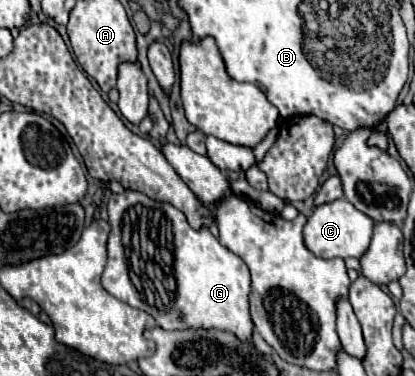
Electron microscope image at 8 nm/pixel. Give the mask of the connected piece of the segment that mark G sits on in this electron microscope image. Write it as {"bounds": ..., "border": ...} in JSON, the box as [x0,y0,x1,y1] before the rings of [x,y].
{"bounds":[102,191,254,343],"border":[[[124,191],[120,195],[112,195],[108,201],[108,221],[110,221],[110,237],[108,237],[108,265],[102,275],[102,285],[108,293],[118,297],[120,301],[146,311],[156,319],[166,331],[174,329],[220,329],[234,333],[240,341],[252,343],[254,323],[250,317],[250,271],[246,263],[224,249],[220,241],[208,231],[194,231],[184,213],[176,207],[152,201],[144,193]]]}

